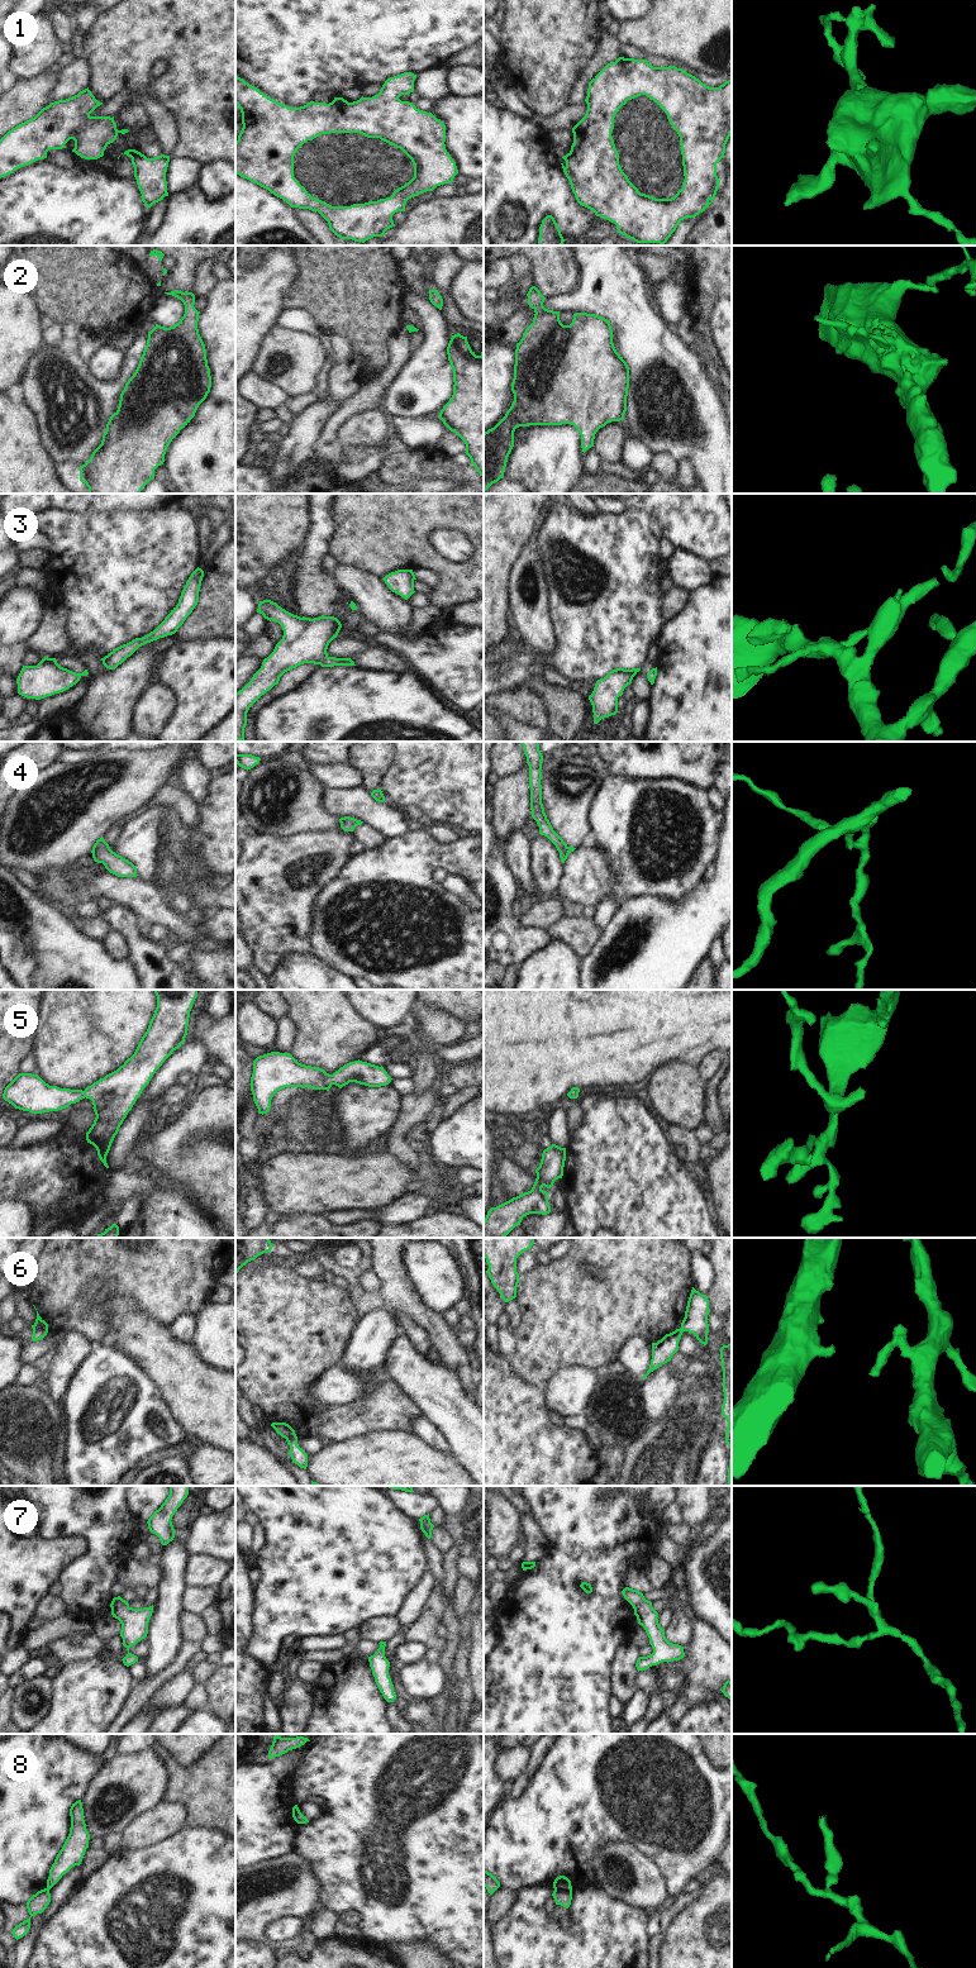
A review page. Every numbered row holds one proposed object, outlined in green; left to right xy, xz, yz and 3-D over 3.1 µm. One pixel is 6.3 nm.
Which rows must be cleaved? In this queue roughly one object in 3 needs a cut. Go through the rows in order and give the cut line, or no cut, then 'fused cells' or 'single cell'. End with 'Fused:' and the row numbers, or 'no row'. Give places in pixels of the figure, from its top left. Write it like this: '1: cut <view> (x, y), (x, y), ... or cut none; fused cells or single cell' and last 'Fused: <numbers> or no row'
1: cut none; single cell
2: cut none; single cell
3: cut none; single cell
4: cut none; single cell
5: cut none; single cell
6: cut xy (34, 1323), (47, 1330); fused cells
7: cut none; single cell
8: cut yz (555, 1887), (571, 1891); fused cells
Fused: 6, 8

